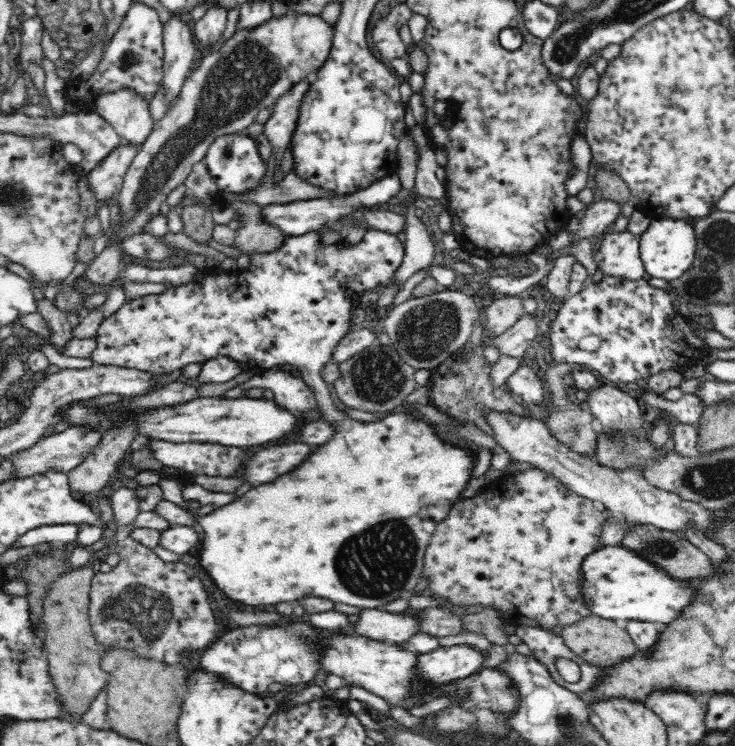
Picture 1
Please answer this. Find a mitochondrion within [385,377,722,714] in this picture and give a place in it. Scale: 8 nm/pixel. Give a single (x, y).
(662, 548)

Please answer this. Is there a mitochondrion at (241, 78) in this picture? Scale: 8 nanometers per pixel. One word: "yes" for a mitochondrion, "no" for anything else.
yes

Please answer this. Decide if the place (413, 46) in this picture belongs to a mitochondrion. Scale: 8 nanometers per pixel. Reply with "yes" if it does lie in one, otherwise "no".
no

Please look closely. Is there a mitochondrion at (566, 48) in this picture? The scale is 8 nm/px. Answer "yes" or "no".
yes

